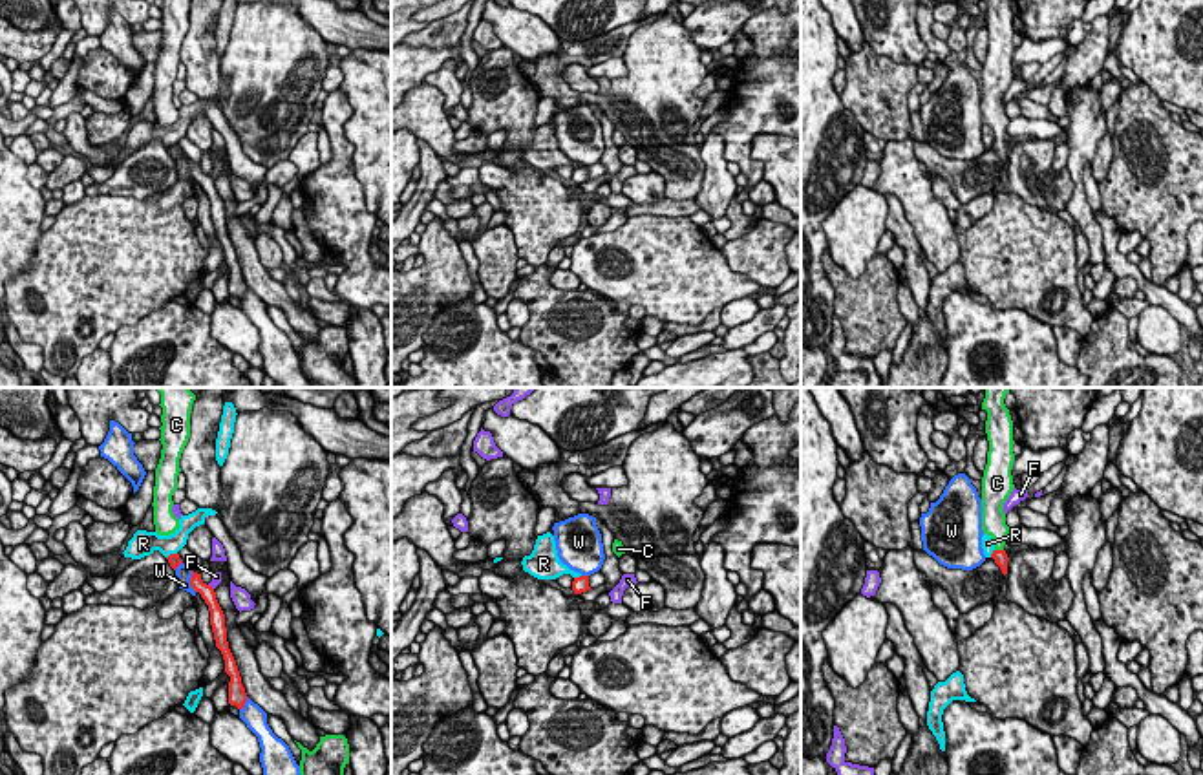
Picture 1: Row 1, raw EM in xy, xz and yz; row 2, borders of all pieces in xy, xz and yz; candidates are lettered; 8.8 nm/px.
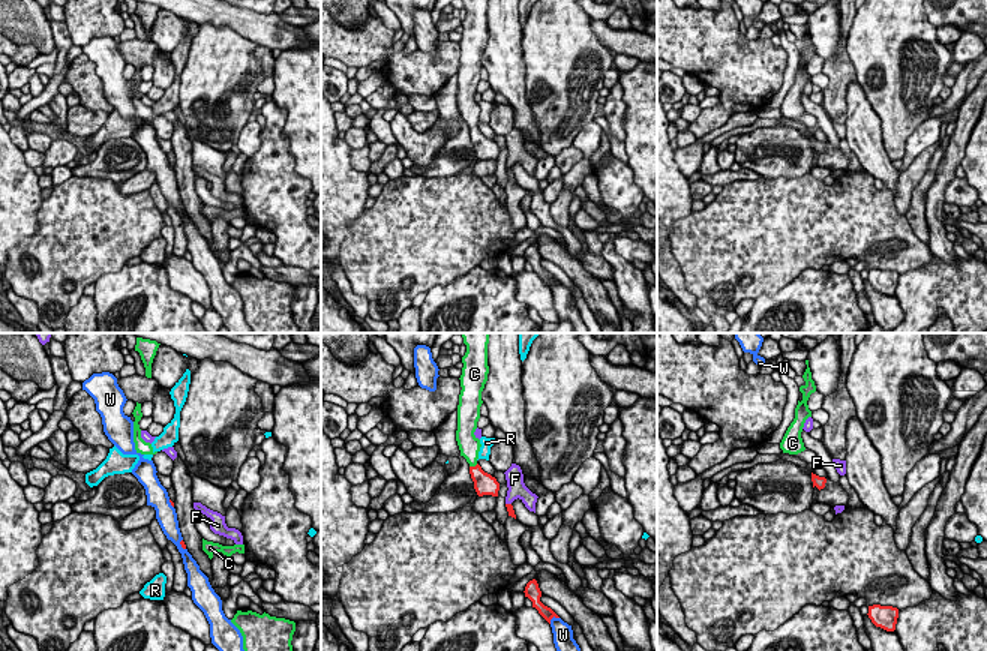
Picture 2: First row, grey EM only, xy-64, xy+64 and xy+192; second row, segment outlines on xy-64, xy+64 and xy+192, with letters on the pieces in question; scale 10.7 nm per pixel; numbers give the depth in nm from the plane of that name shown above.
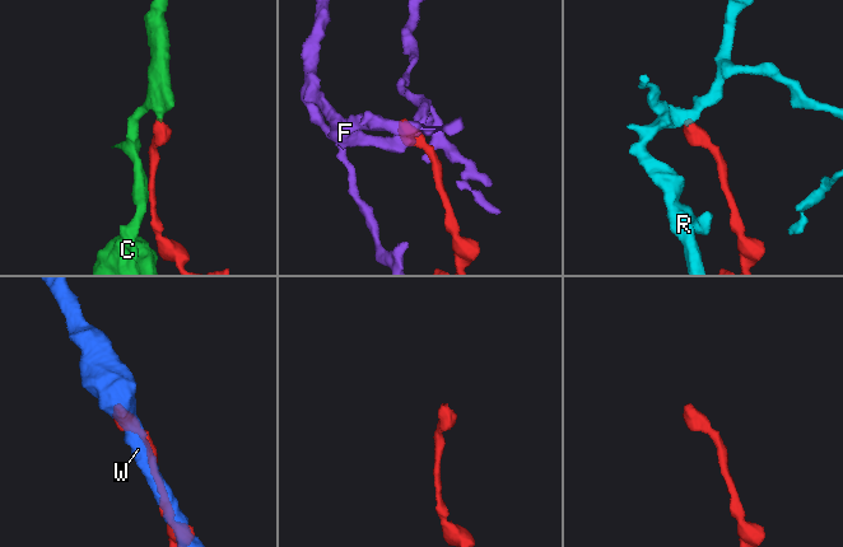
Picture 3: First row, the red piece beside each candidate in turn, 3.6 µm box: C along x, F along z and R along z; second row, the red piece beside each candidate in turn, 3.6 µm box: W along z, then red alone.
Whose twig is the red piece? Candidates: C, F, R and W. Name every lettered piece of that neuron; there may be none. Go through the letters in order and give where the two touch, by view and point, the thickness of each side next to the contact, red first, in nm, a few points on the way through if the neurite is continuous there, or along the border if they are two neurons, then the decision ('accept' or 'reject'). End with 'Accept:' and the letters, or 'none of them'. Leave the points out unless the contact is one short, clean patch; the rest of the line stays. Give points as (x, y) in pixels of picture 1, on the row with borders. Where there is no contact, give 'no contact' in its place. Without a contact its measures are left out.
C: yz (999, 551) | 130/220 nm | across yz (1000, 558), (999, 551), (999, 530), (993, 523) | accept
F: xy (211, 587) | 130/100 nm | along xy (209, 583), (212, 589) | reject
R: yz (993, 552) | 130/120 nm | along yz (993, 549), (990, 556) | reject
W: xy (191, 582) | 130/140 nm | reject
Accept: C

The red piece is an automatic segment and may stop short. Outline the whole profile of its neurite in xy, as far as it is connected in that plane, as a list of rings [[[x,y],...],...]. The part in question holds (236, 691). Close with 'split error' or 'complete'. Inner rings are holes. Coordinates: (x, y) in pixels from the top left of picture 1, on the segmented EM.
[[[192,570],[190,585],[196,592],[201,594],[201,598],[205,600],[205,603],[208,605],[208,610],[210,610],[210,625],[212,625],[216,647],[221,651],[223,660],[225,660],[225,673],[230,676],[229,704],[236,706],[238,709],[243,709],[243,706],[247,702],[247,693],[241,684],[241,676],[240,676],[236,660],[229,649],[225,614],[216,600],[216,592],[210,585],[207,585],[201,579],[201,574],[197,574],[194,570]]]; complete

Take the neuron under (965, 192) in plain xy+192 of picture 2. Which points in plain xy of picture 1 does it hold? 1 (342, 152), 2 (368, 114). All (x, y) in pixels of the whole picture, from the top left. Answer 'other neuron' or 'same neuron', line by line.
1: same neuron
2: other neuron

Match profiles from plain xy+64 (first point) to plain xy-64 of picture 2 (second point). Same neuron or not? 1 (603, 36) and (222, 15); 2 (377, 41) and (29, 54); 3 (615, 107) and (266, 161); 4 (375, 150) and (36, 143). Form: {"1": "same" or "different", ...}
{"1": "same", "2": "same", "3": "same", "4": "same"}

